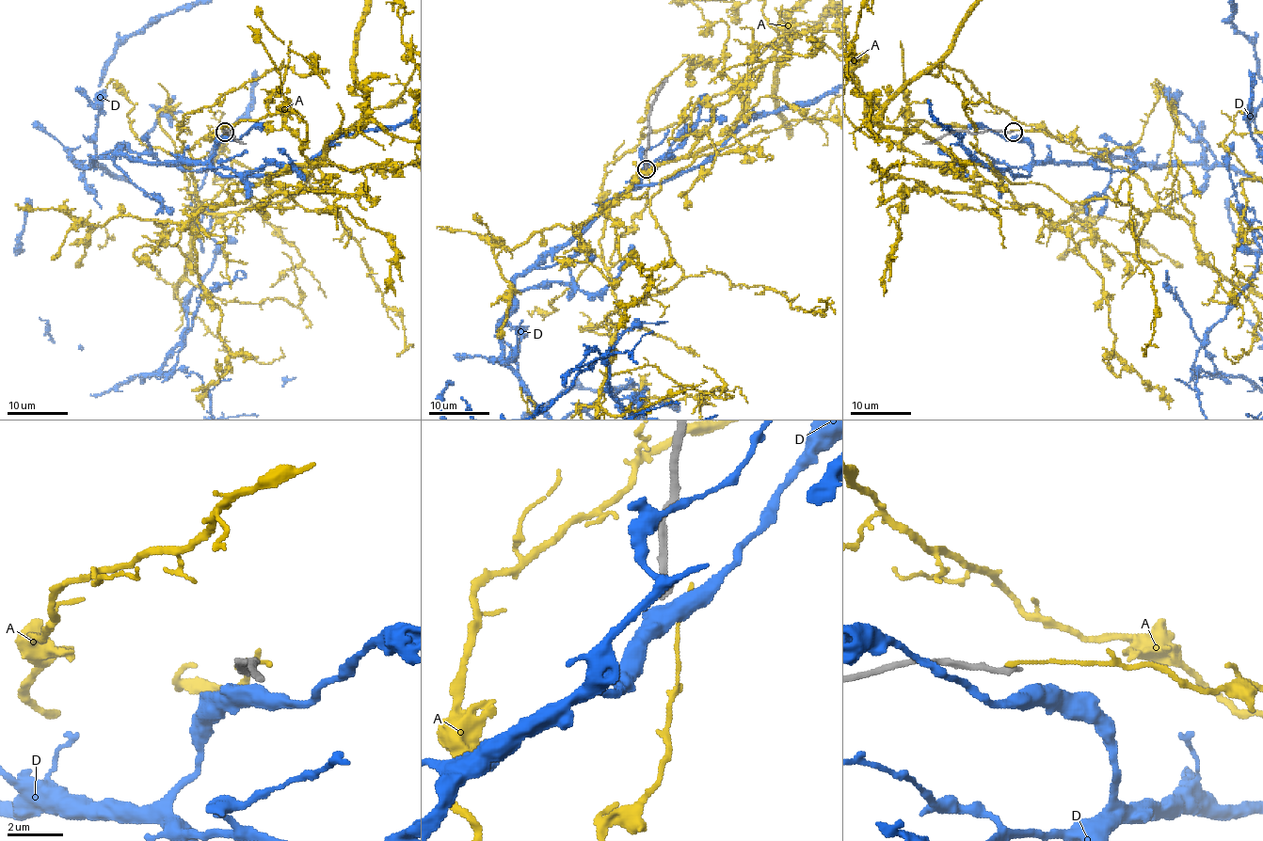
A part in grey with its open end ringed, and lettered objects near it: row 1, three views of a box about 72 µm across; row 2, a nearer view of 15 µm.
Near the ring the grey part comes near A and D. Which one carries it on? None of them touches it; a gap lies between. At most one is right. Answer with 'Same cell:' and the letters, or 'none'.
Same cell: none

